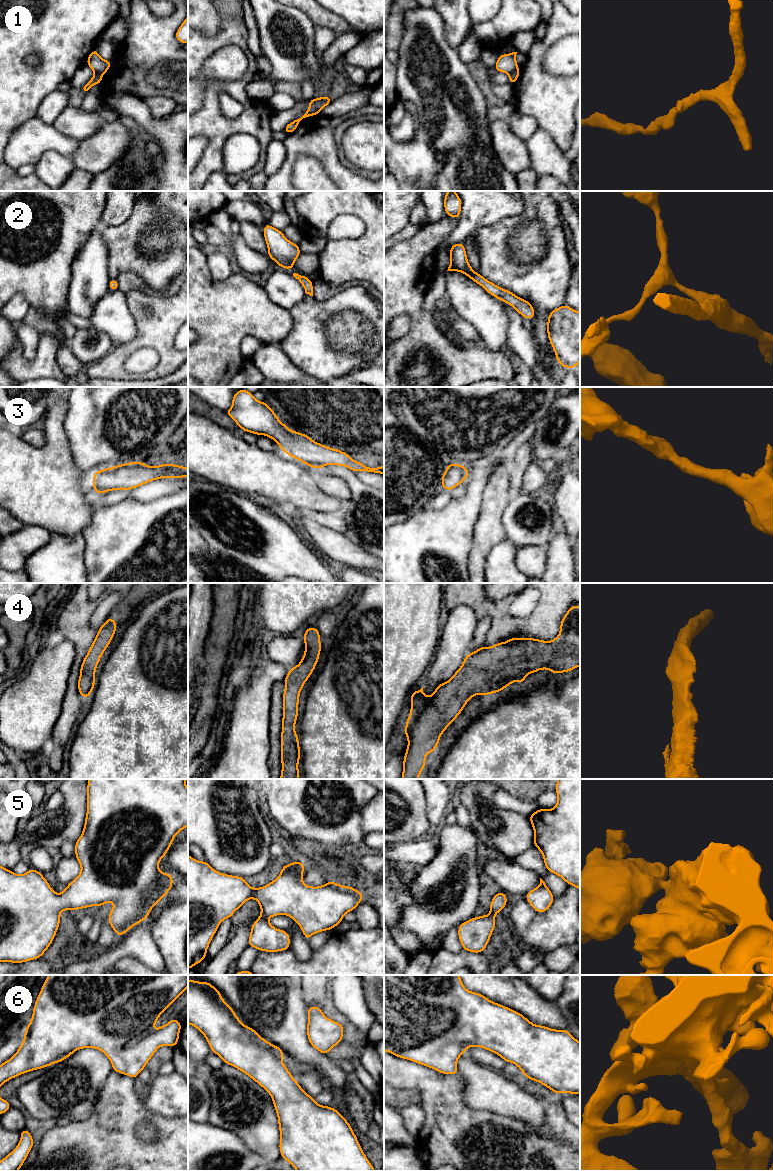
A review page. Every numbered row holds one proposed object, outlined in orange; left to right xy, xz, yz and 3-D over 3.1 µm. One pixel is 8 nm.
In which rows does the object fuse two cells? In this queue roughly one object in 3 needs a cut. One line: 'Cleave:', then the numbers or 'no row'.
Cleave: 1

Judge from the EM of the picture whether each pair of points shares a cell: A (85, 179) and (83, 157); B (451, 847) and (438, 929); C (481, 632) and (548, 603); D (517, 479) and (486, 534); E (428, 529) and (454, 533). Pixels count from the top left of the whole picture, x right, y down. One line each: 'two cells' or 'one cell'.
A: two cells
B: one cell
C: two cells
D: two cells
E: one cell

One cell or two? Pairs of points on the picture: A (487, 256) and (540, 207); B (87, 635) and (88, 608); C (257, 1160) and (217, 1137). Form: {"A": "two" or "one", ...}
{"A": "one", "B": "one", "C": "one"}

